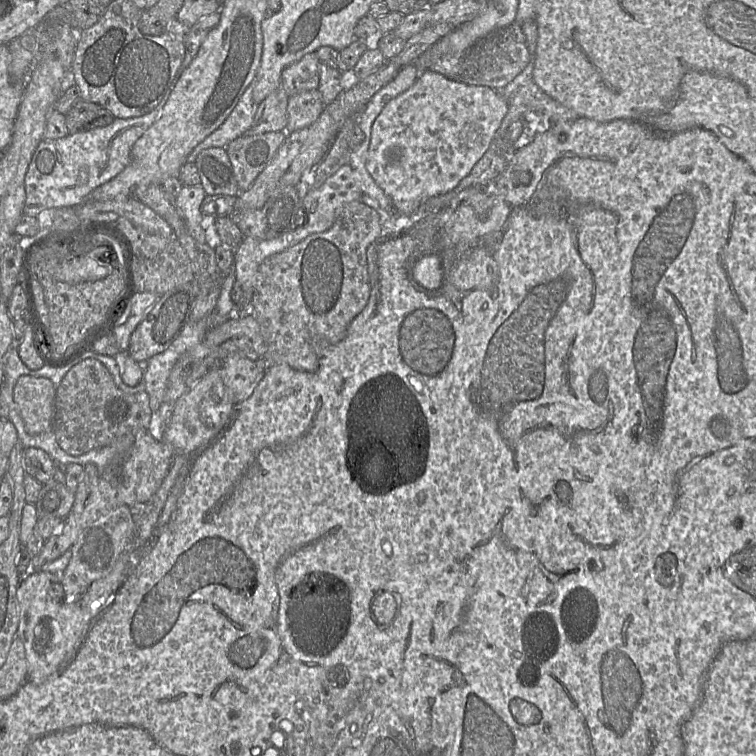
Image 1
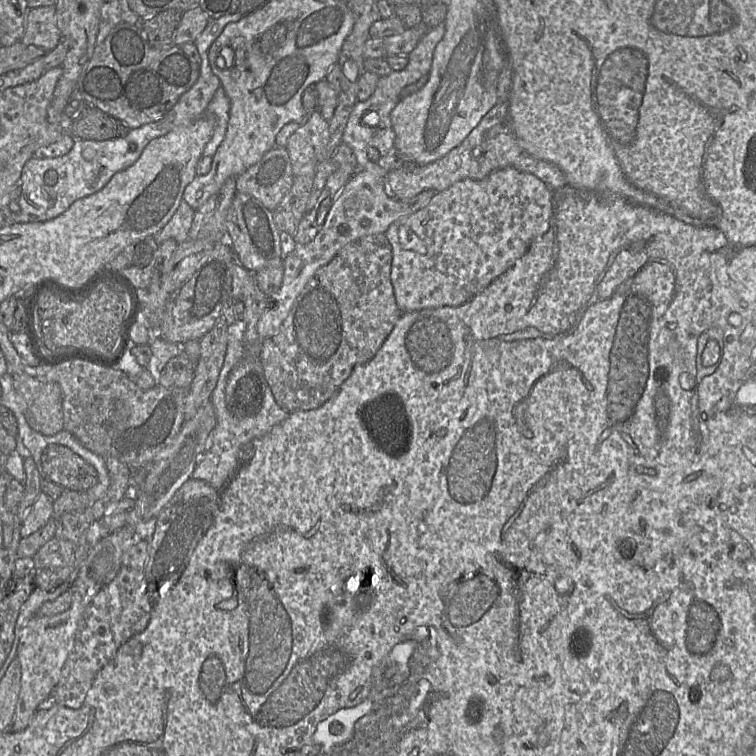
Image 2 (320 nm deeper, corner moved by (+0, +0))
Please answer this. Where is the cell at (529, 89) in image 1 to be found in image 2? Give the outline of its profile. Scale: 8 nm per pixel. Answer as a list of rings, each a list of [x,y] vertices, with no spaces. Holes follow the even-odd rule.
[[[499,102],[484,115],[464,141],[447,155],[426,165],[398,162],[388,171],[386,183],[394,198],[408,200],[424,190],[443,191],[459,180],[481,180],[493,171],[506,167],[533,174],[551,189],[551,195],[552,191],[567,185],[565,175],[557,165],[536,158],[521,147],[508,123],[508,103]],[[499,124],[503,124],[503,129],[498,135],[491,136],[490,131]]]

